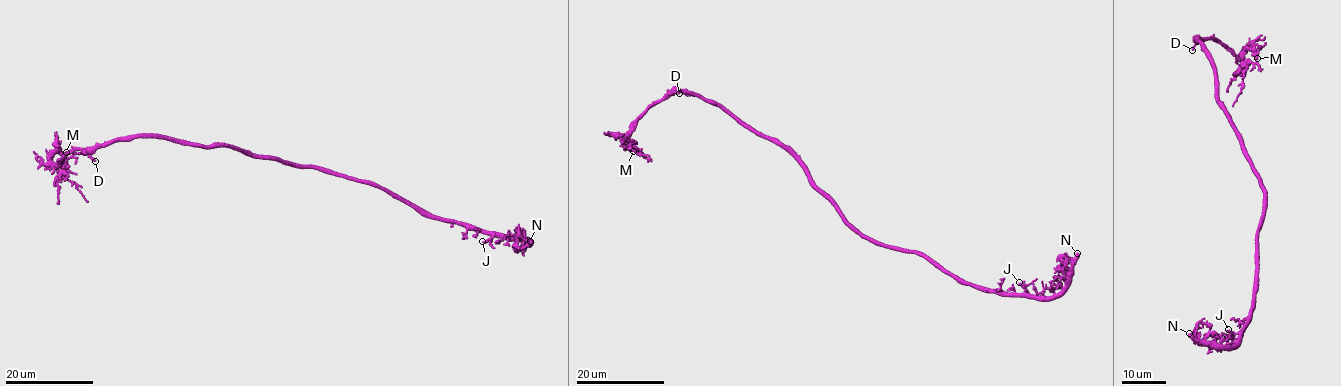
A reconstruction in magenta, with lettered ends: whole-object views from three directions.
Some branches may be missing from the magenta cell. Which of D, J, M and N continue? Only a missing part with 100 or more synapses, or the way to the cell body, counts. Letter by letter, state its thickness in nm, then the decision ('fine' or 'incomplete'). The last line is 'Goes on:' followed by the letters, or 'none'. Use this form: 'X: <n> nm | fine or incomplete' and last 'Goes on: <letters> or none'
D: 240 nm | fine
J: 200 nm | fine
M: 170 nm | fine
N: 500 nm | incomplete
Goes on: N

